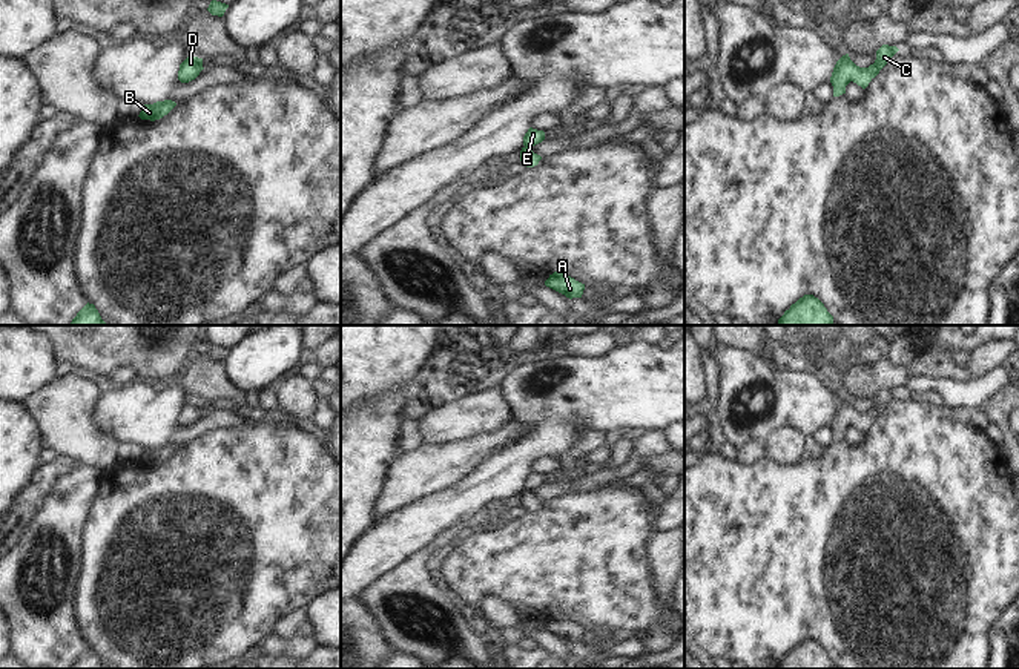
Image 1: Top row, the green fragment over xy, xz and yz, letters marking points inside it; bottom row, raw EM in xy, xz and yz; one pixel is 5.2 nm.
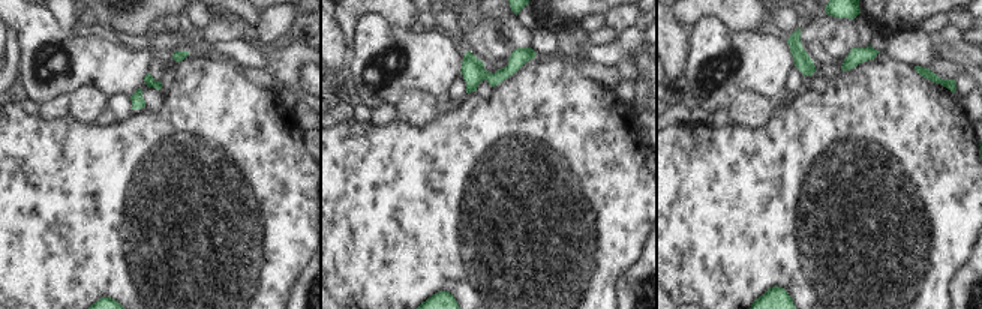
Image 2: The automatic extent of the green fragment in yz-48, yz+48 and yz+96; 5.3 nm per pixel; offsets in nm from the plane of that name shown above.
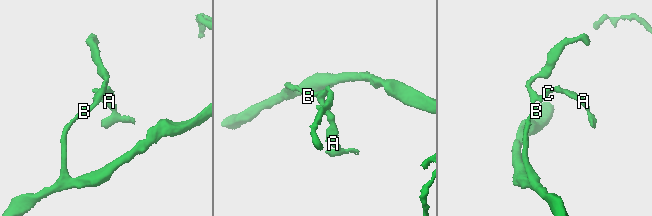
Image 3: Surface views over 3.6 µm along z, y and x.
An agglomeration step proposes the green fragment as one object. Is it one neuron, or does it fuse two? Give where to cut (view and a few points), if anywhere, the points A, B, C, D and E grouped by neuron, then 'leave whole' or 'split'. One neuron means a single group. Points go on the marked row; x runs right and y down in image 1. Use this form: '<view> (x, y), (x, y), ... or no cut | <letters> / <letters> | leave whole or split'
no cut | A B C D E | leave whole

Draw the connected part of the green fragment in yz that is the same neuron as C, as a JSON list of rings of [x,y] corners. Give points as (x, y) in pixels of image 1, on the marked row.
[[[882,44],[876,51],[876,60],[869,68],[856,66],[849,54],[843,55],[832,72],[830,83],[833,86],[833,97],[846,94],[846,86],[853,81],[862,89],[879,74],[879,71],[887,64],[887,61],[898,52],[896,46]]]

